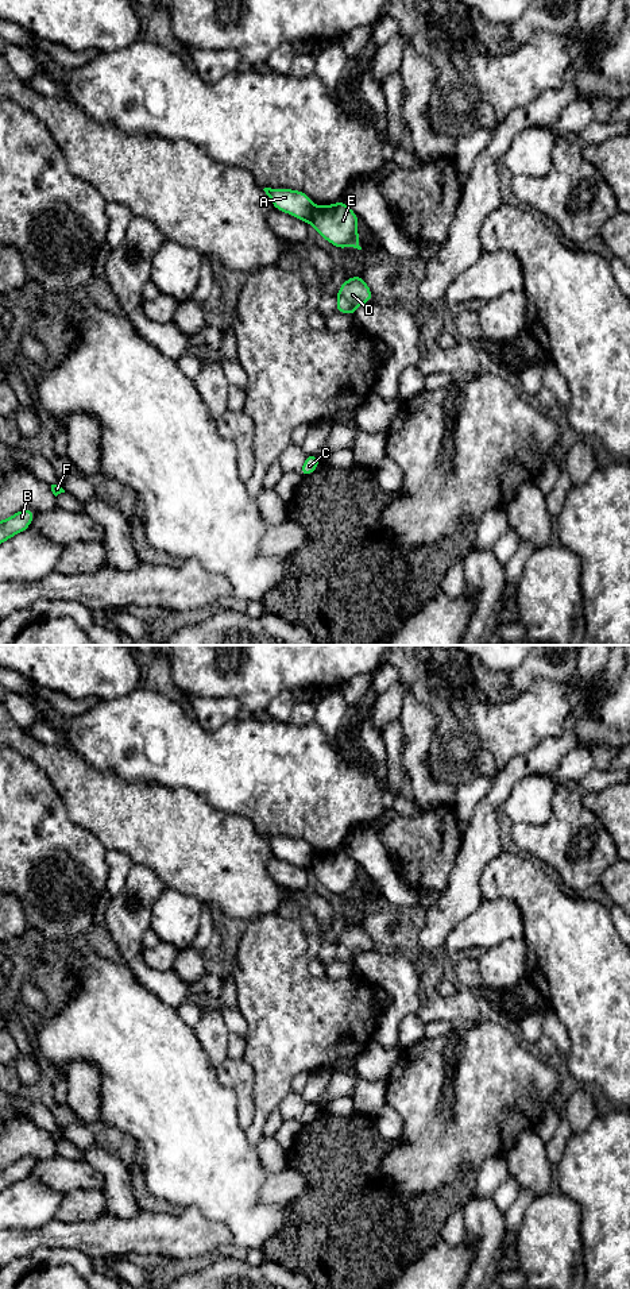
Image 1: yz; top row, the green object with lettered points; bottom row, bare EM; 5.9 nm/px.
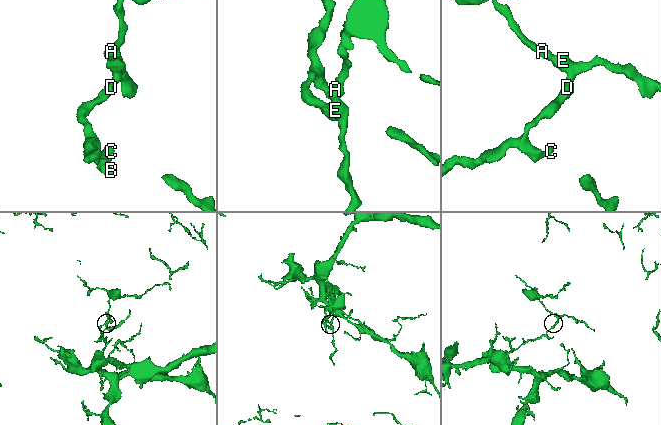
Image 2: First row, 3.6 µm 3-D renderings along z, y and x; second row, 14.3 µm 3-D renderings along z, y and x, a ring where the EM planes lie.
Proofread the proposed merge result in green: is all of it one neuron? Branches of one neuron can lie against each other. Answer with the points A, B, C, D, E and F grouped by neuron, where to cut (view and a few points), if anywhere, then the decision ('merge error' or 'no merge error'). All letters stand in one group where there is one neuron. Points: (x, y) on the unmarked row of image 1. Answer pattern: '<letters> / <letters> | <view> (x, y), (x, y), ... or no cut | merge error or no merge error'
A / B C D E F | yz (316, 855), (309, 869) | merge error

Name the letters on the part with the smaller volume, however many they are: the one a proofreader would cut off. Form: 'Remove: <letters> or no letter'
Remove: A

